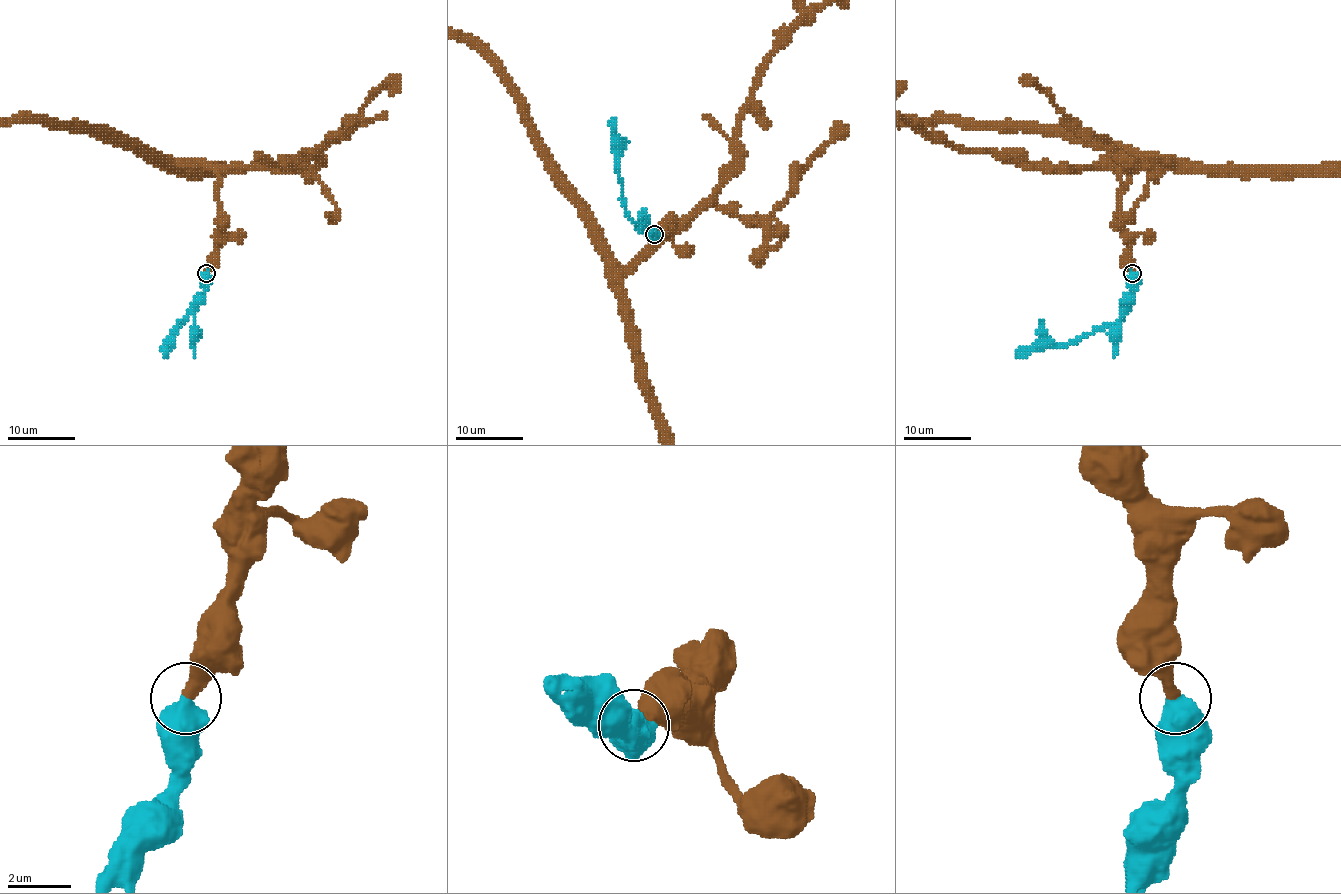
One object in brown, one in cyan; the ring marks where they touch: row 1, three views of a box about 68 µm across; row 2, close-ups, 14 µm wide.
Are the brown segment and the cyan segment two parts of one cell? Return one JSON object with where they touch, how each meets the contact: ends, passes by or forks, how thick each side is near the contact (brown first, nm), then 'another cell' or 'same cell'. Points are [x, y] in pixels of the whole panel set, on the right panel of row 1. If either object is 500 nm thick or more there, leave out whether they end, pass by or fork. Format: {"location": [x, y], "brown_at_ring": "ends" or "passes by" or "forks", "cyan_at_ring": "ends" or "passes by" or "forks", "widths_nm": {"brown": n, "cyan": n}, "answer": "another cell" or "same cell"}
{"location": [1132, 273], "widths_nm": {"brown": 400, "cyan": 700}, "answer": "same cell"}

